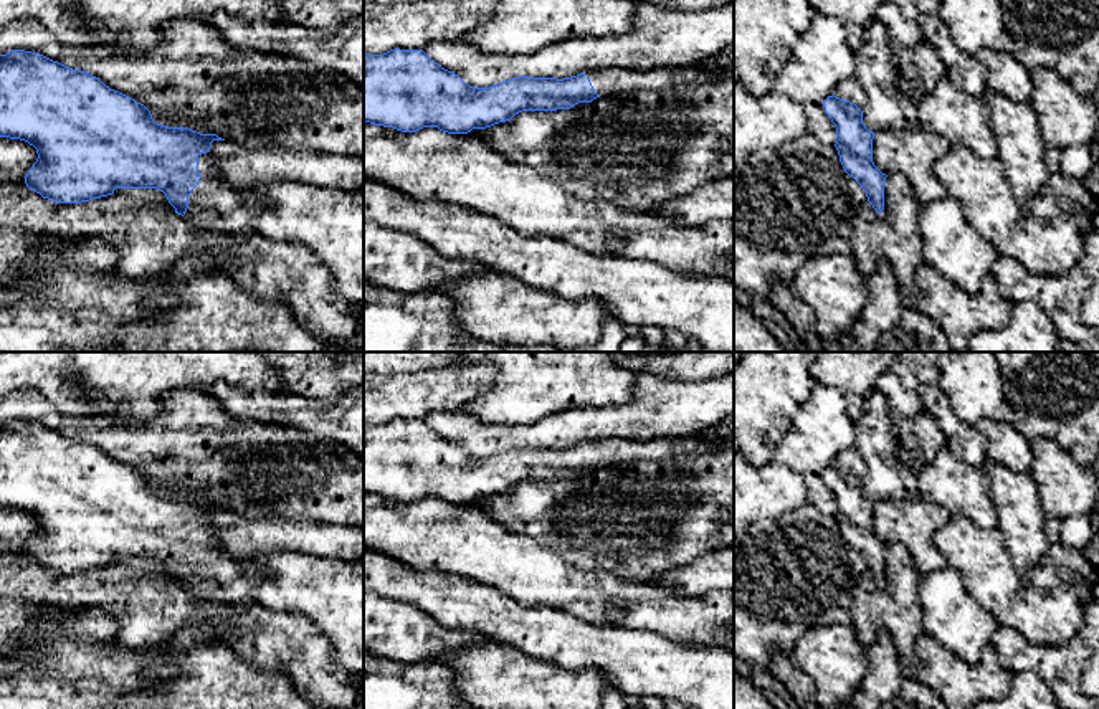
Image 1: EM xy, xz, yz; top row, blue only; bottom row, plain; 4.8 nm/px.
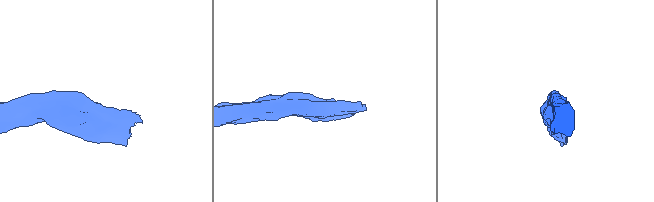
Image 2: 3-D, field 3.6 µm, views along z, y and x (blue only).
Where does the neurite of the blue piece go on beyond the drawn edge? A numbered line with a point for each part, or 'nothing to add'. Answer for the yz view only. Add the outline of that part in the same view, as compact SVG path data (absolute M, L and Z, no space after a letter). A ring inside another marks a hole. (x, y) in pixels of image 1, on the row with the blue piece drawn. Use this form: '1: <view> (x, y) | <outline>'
nothing to add

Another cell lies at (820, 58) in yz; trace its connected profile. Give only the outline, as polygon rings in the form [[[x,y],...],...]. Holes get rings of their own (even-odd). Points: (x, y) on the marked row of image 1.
[[[818,13],[778,71],[773,93],[797,101],[803,107],[808,134],[823,145],[835,145],[836,127],[825,112],[823,101],[833,96],[836,86],[851,78],[856,68],[844,26]]]

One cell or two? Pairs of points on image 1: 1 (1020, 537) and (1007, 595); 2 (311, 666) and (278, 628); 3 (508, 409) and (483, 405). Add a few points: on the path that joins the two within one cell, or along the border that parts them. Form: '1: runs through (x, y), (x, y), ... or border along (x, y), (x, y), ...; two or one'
1: border along (997, 529), (1020, 571), (1032, 569), (1045, 559); two
2: runs through (304, 656), (286, 638); one
3: runs through (501, 405), (490, 405); one

